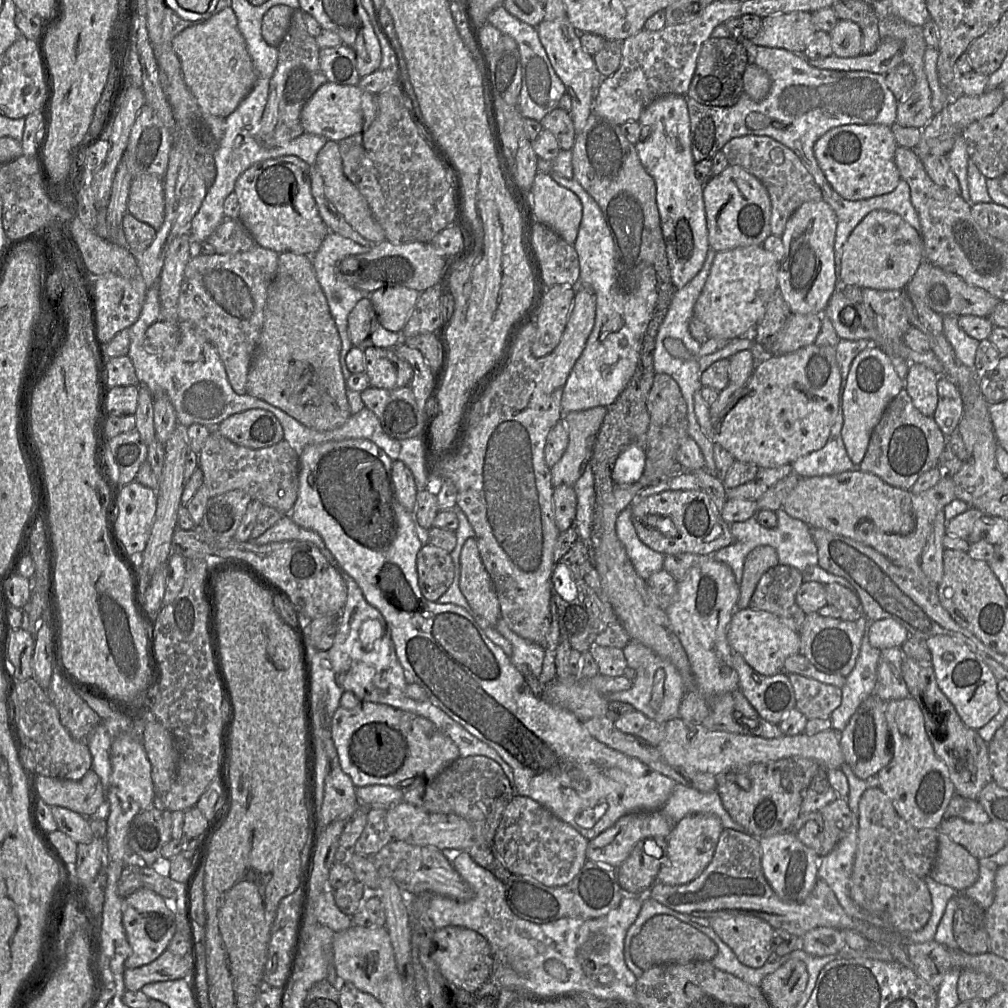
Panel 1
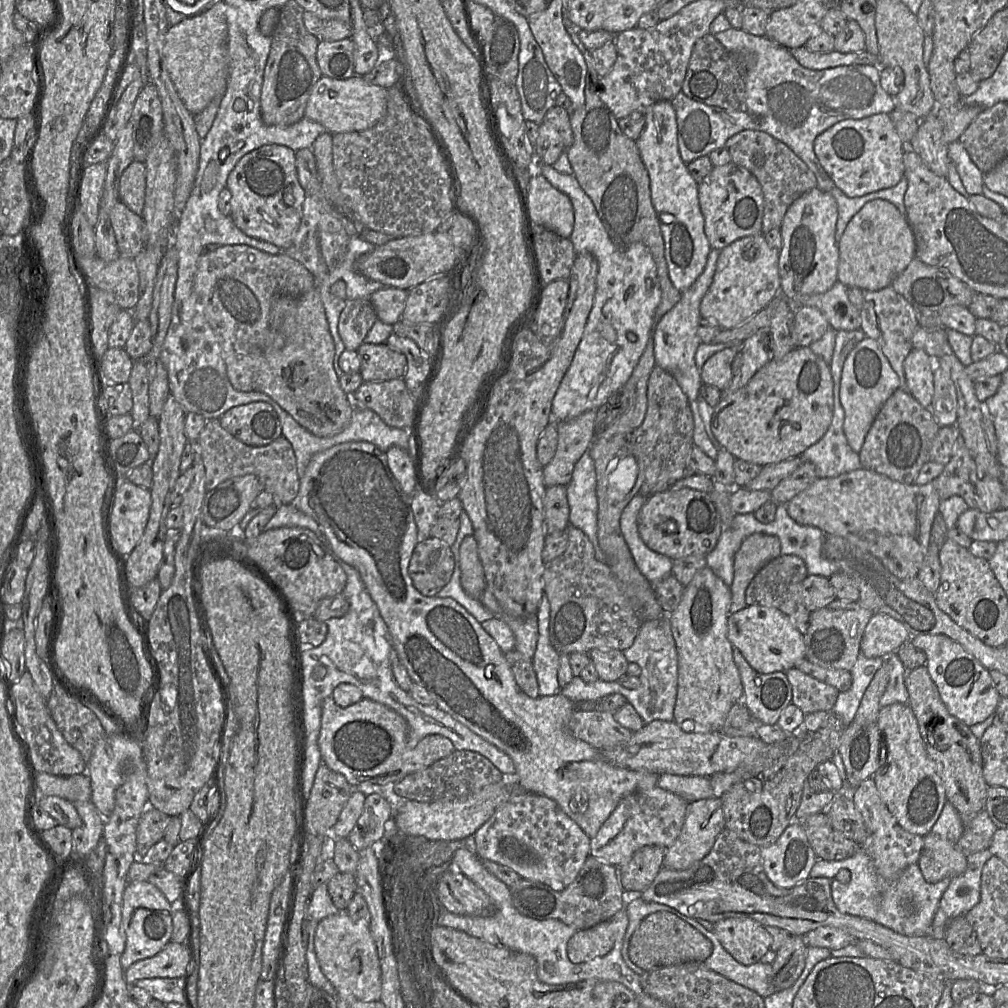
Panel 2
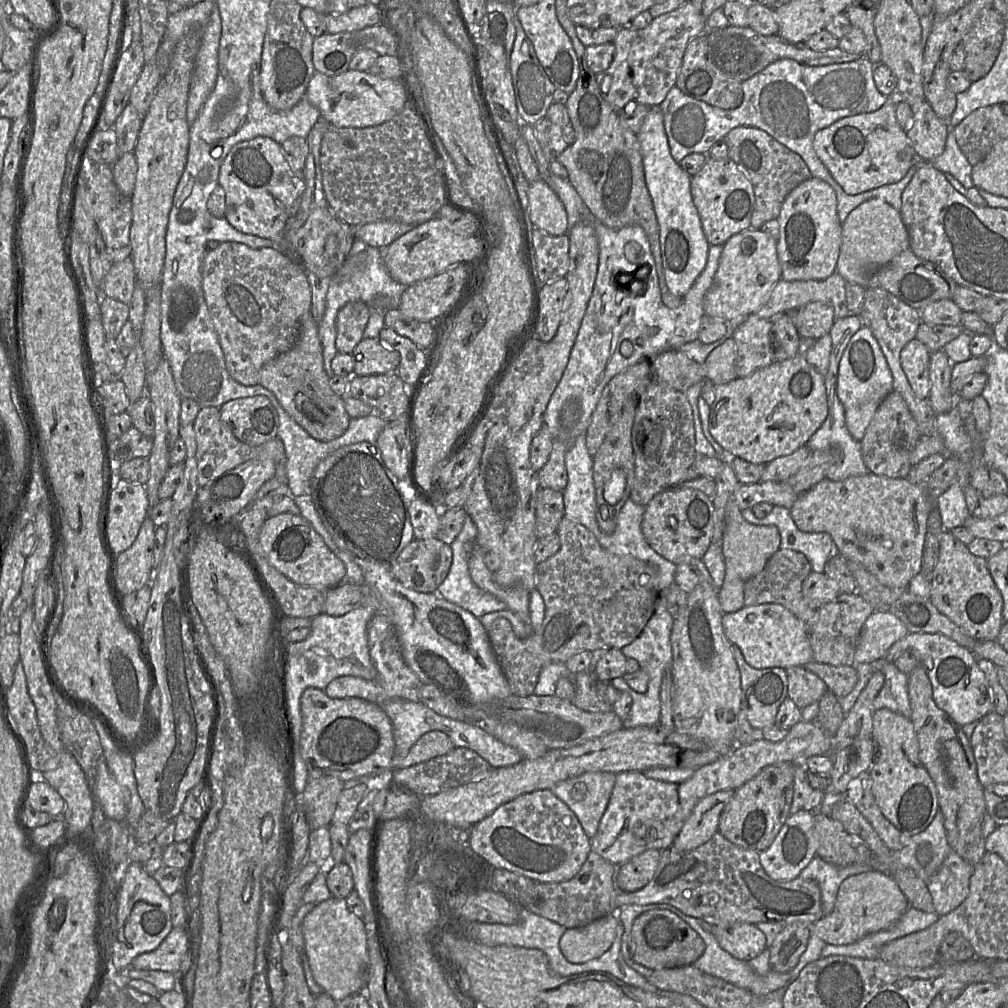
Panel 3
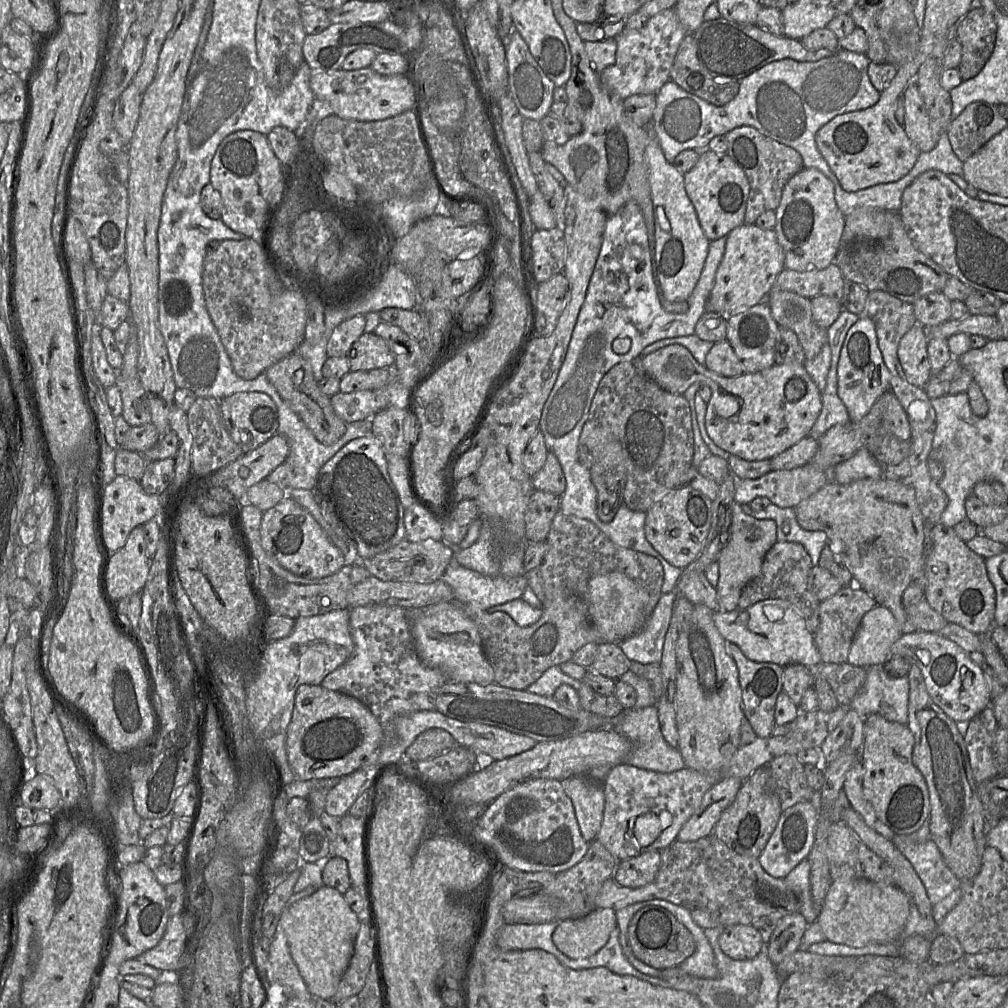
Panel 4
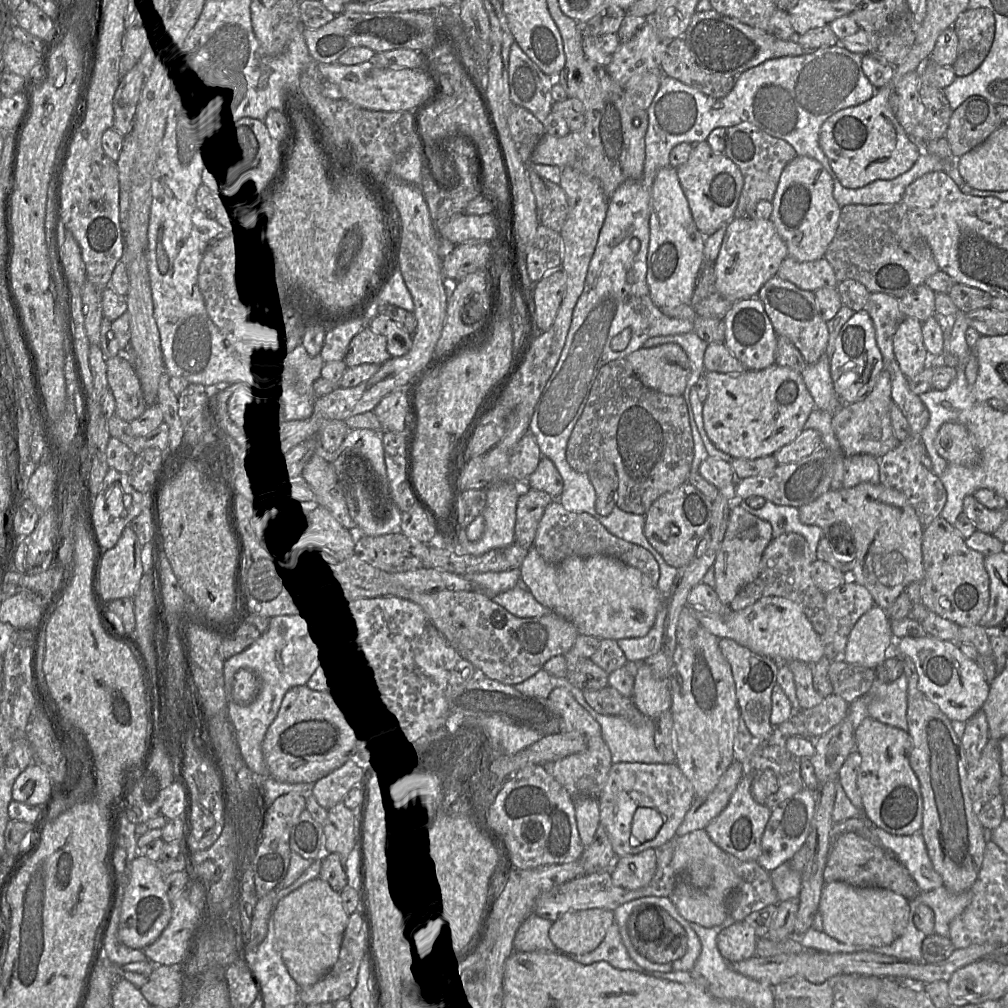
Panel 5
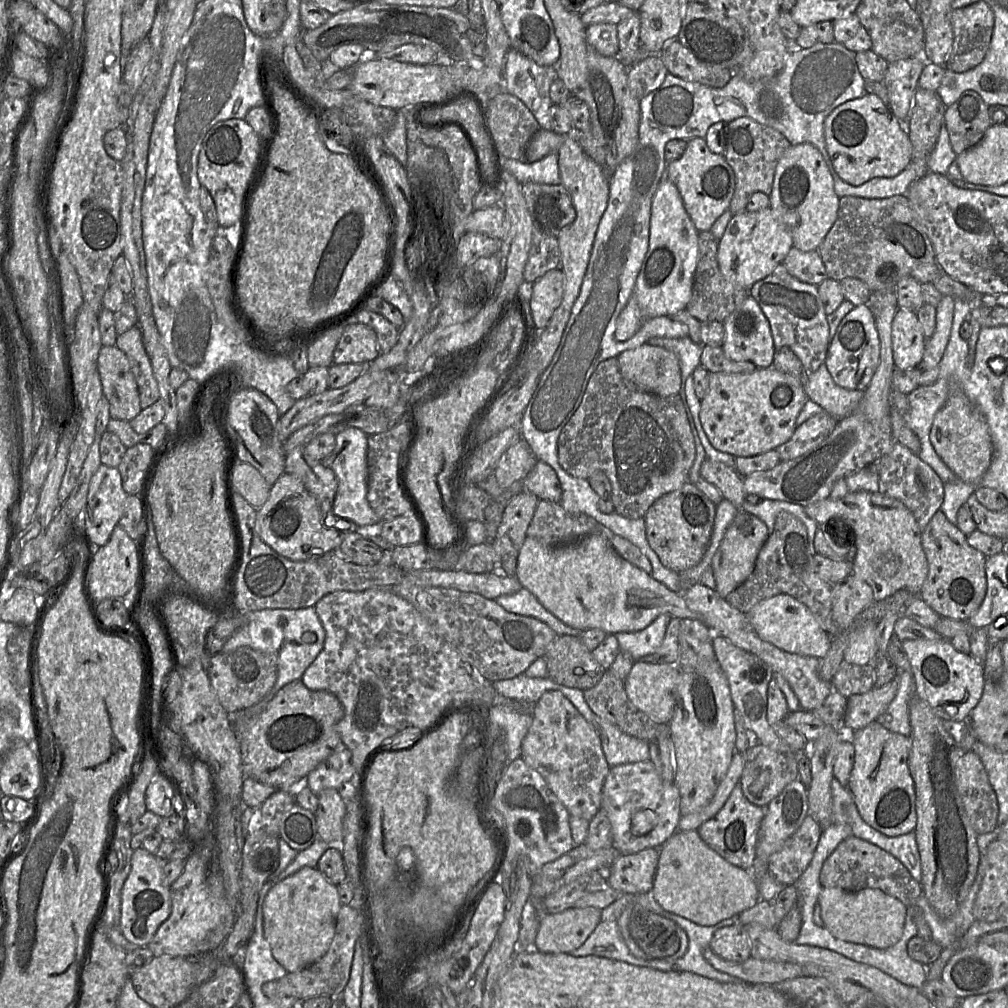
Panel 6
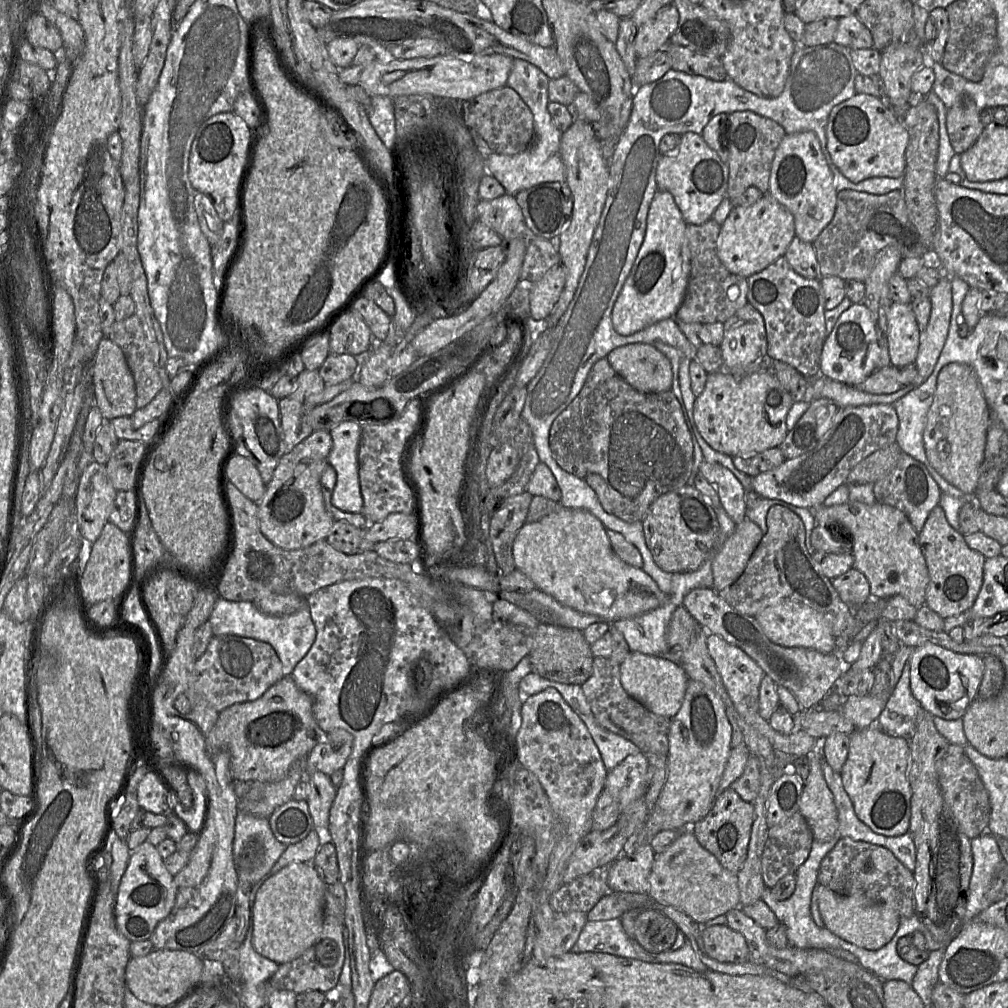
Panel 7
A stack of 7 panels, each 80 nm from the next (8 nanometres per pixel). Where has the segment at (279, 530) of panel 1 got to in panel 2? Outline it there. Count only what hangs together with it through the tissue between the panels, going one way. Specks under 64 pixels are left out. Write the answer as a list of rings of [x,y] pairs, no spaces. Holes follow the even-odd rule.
[[[292,504],[278,505],[277,511],[272,519],[267,523],[264,530],[276,529],[281,527],[301,527],[314,532],[326,547],[326,551],[338,563],[337,557],[332,551],[326,534],[319,524],[310,516],[299,511]]]

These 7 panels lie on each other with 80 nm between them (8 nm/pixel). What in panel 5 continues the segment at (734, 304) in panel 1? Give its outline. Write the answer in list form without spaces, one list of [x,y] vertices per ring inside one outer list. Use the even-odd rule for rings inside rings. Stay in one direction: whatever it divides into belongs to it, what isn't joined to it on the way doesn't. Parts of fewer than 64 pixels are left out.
[[[733,218],[726,226],[715,261],[716,287],[731,302],[757,297],[761,287],[777,274],[787,257],[787,246],[770,219]]]

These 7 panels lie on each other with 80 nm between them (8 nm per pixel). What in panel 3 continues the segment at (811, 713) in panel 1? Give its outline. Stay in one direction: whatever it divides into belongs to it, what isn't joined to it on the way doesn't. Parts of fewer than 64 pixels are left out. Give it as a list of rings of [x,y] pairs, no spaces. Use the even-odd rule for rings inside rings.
[[[804,666],[786,669],[788,697],[801,710],[812,703],[818,703],[828,687],[818,676]]]

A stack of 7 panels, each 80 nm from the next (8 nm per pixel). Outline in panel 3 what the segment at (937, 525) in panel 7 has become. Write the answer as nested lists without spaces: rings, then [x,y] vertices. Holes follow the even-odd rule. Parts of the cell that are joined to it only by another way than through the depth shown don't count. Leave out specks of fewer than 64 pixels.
[[[944,530],[939,537],[939,555],[930,582],[929,600],[940,613],[974,640],[996,640],[1004,623],[1001,593],[990,574],[987,560],[973,555],[951,531]]]

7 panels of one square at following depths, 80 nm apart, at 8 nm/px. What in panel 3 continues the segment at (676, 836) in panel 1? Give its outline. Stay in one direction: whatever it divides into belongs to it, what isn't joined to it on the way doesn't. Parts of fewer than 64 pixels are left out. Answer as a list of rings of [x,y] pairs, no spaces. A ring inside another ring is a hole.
[[[718,791],[700,800],[685,821],[672,847],[682,852],[690,851],[704,844],[717,833],[721,813],[734,791]]]

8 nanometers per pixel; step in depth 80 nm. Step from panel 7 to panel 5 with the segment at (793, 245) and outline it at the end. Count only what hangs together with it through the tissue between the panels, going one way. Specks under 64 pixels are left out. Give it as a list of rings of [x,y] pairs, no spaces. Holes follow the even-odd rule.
[[[788,256],[782,261],[776,275],[811,292],[823,287],[837,288],[839,283],[832,266],[825,258],[800,262]]]

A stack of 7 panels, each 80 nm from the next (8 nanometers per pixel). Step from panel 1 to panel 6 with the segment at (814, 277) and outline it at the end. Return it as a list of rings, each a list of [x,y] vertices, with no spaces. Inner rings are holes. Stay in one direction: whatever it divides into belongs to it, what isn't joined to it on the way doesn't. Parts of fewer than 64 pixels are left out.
[[[809,143],[791,145],[779,159],[769,196],[770,208],[791,234],[793,246],[816,251],[833,226],[839,209],[832,175],[820,151]]]

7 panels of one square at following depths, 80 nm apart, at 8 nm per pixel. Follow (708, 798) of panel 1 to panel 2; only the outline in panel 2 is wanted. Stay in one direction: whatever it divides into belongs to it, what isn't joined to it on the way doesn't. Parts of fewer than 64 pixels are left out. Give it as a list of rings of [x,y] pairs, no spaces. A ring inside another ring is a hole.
[[[660,774],[657,783],[662,789],[680,796],[688,803],[714,797],[708,777]]]

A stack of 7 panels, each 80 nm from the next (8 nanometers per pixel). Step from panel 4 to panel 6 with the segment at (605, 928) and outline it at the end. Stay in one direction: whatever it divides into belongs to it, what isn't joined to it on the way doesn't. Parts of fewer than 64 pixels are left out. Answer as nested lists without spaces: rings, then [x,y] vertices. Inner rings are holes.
[[[596,907],[568,908],[560,913],[544,914],[535,937],[535,949],[543,953],[570,953],[579,948],[602,921],[601,910]]]

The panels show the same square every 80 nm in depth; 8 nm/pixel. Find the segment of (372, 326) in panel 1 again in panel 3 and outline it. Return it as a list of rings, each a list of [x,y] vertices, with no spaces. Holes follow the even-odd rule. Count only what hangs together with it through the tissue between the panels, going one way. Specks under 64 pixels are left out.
[[[362,301],[349,302],[340,309],[336,318],[336,348],[339,353],[352,353],[363,339],[371,313],[371,306]]]

